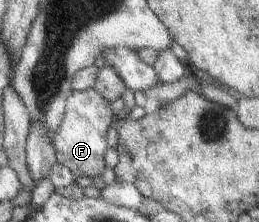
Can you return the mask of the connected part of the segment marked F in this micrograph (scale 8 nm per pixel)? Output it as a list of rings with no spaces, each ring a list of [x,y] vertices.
[[[93,88],[73,91],[65,100],[63,121],[55,131],[52,148],[56,162],[69,169],[74,177],[100,175],[103,171],[103,154],[108,149],[105,143],[105,131],[111,126],[111,103],[105,101]]]

